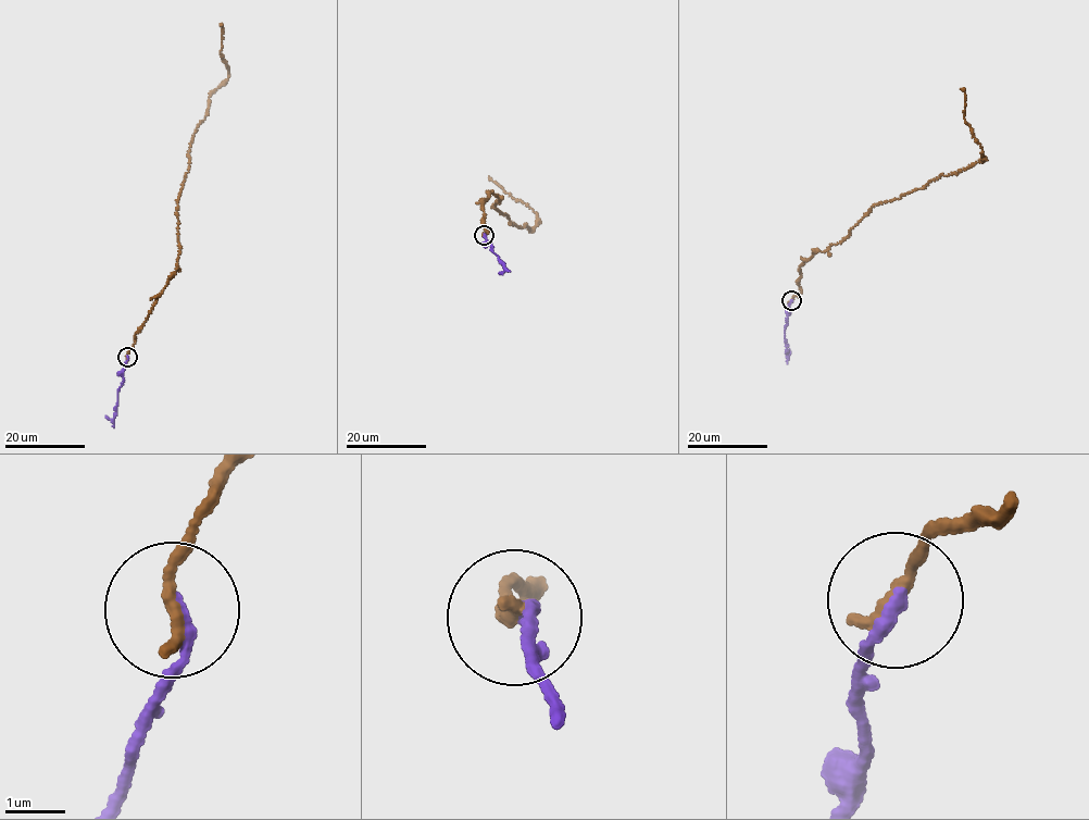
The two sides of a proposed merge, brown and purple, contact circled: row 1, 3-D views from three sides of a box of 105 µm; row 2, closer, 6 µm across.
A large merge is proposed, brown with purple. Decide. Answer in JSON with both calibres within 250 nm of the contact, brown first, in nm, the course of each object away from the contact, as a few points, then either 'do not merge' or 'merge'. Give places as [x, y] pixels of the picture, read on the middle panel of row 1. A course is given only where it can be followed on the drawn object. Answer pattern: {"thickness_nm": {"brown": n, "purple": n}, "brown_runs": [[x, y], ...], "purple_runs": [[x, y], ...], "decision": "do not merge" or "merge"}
{"thickness_nm": {"brown": 240, "purple": 220}, "brown_runs": [[485, 236], [480, 206], [490, 193], [499, 200], [492, 207], [511, 224], [530, 230], [537, 216], [488, 176]], "purple_runs": [[485, 236], [504, 264], [504, 271], [499, 274]], "decision": "merge"}

